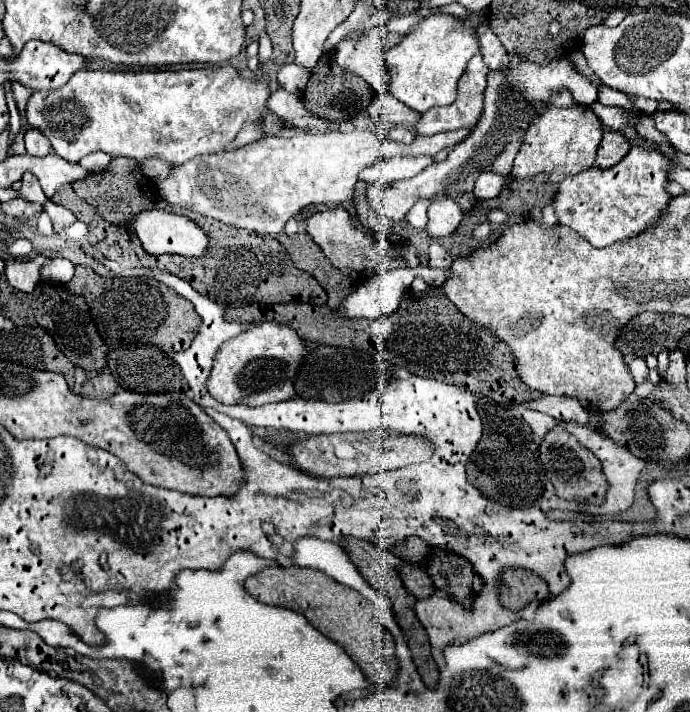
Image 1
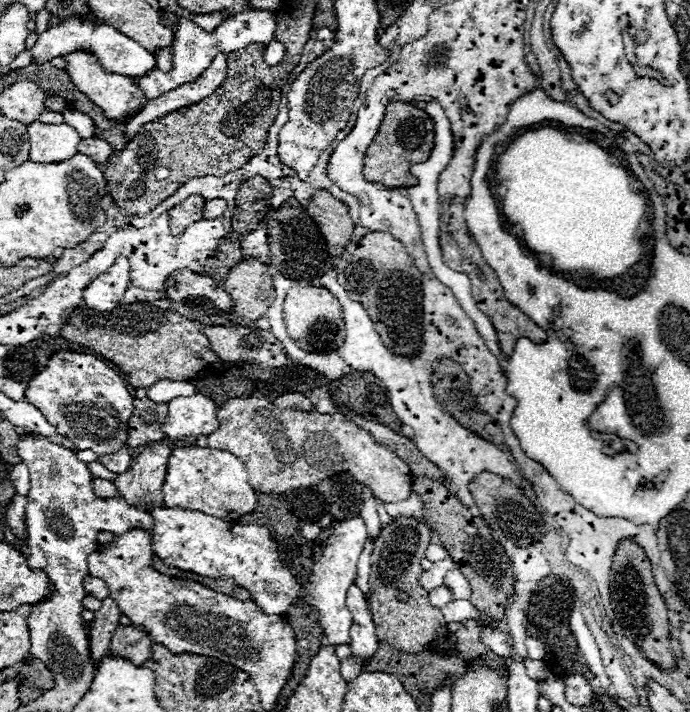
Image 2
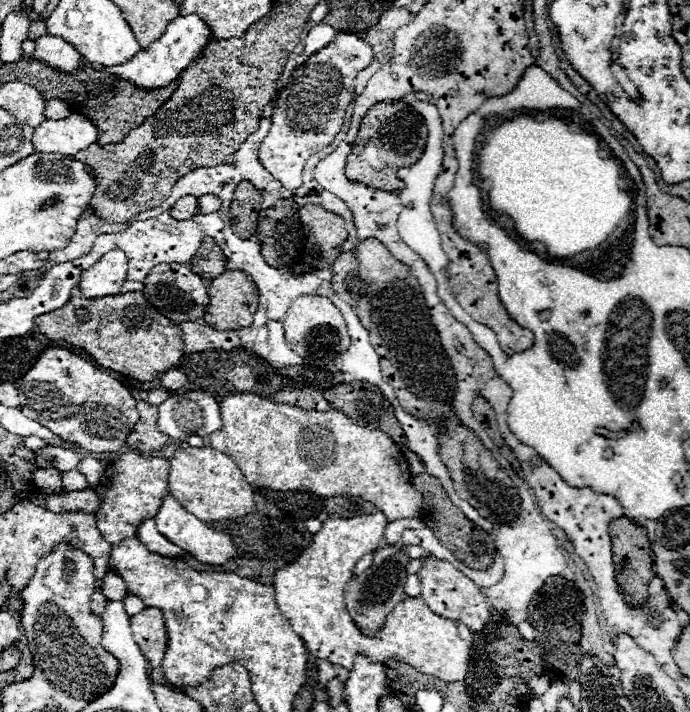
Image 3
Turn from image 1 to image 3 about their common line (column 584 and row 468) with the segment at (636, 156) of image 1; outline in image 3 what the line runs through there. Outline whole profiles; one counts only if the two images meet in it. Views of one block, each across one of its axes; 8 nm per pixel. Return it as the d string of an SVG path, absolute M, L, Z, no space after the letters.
M210 446L202 448L178 448L174 458L170 460L170 474L168 474L168 490L170 494L192 514L200 520L224 520L224 518L238 518L246 516L254 510L254 490L244 480L236 462L216 452Z

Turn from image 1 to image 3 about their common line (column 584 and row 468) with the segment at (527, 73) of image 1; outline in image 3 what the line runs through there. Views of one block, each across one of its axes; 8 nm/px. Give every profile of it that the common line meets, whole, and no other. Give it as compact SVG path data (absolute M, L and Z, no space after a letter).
M92 456L82 458L80 464L78 464L78 470L88 478L90 486L96 486L100 482L100 478L104 476L104 466L96 458L92 458Z

